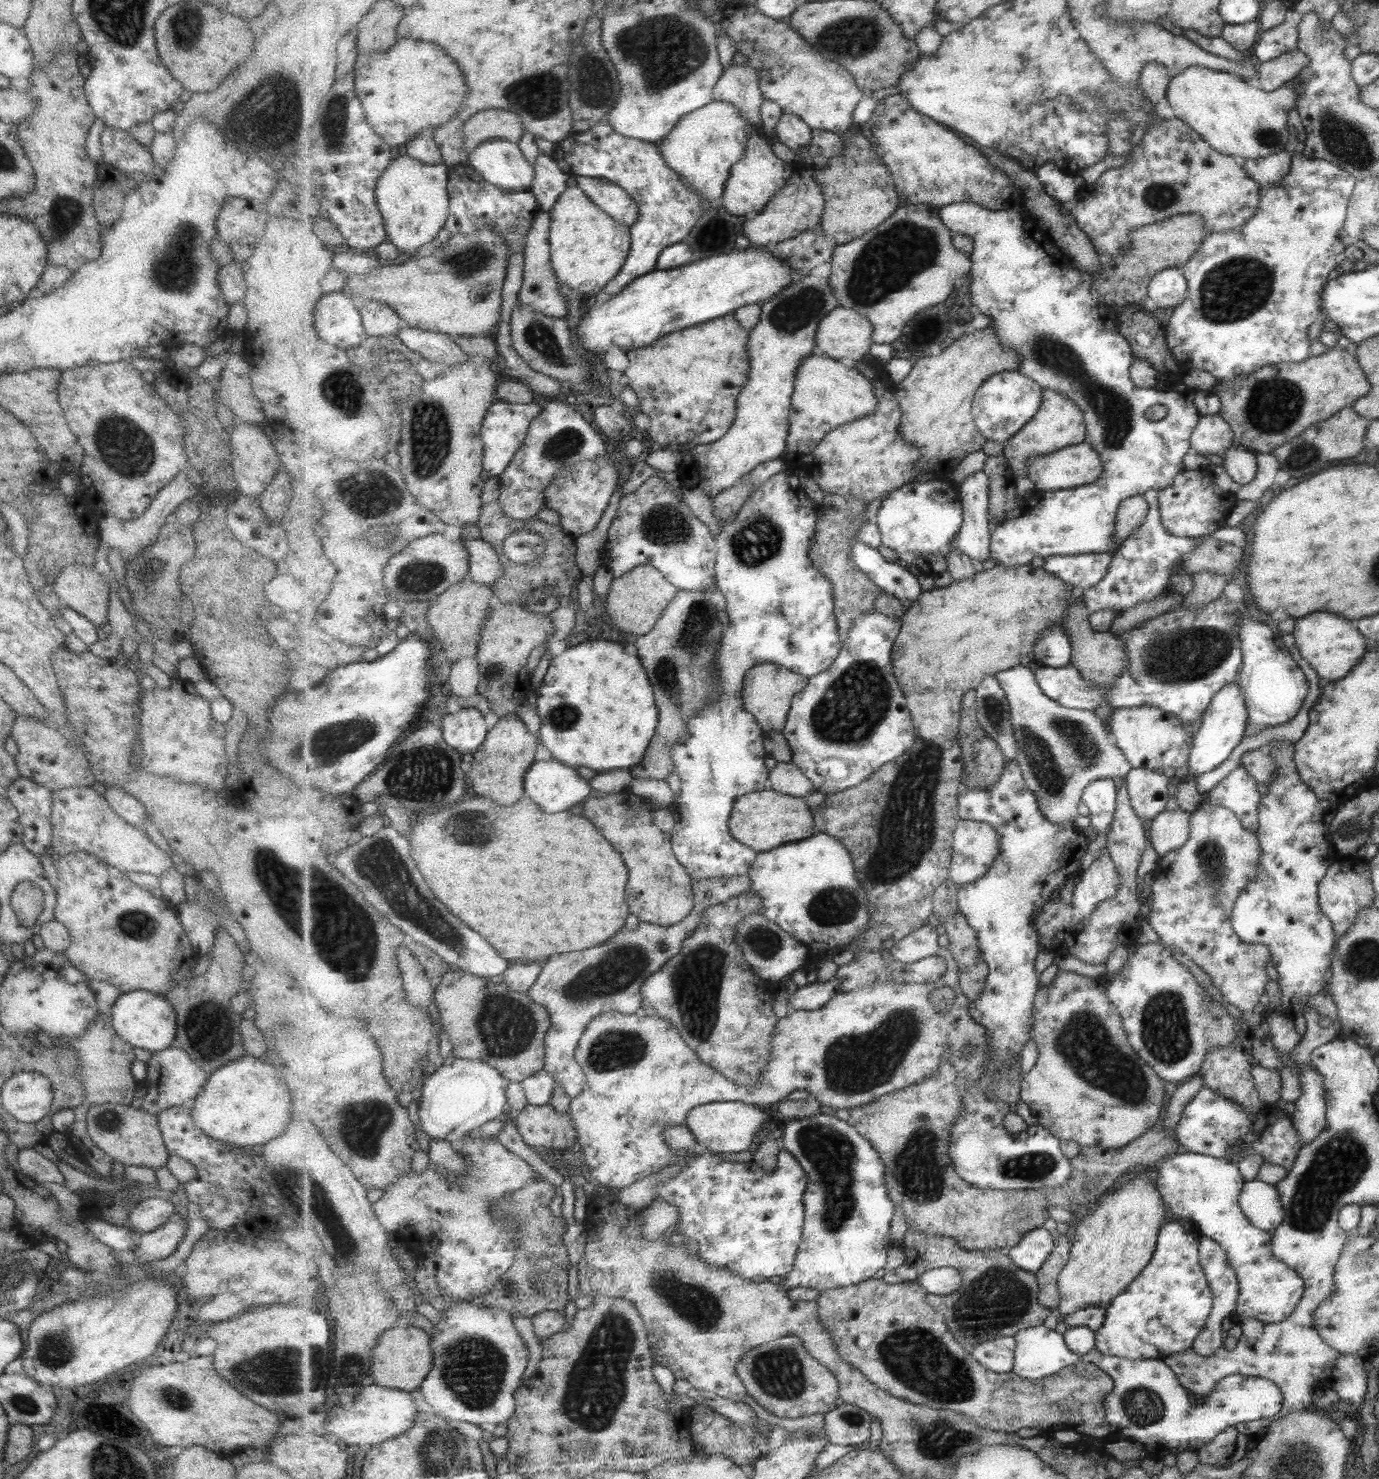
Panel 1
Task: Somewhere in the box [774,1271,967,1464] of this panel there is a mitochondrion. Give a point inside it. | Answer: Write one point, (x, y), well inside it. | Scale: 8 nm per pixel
(855, 1419)

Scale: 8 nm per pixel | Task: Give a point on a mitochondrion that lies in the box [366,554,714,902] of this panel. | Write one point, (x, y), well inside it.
(424, 772)

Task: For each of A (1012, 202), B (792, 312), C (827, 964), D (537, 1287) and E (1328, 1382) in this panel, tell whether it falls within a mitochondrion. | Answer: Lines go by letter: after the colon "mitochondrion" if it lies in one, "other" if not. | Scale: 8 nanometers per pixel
A: other
B: mitochondrion
C: other
D: mitochondrion
E: other

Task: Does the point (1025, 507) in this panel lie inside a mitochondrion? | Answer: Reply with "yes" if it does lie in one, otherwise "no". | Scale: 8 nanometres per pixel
no

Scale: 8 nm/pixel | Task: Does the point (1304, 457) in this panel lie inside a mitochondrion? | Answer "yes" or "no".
yes

